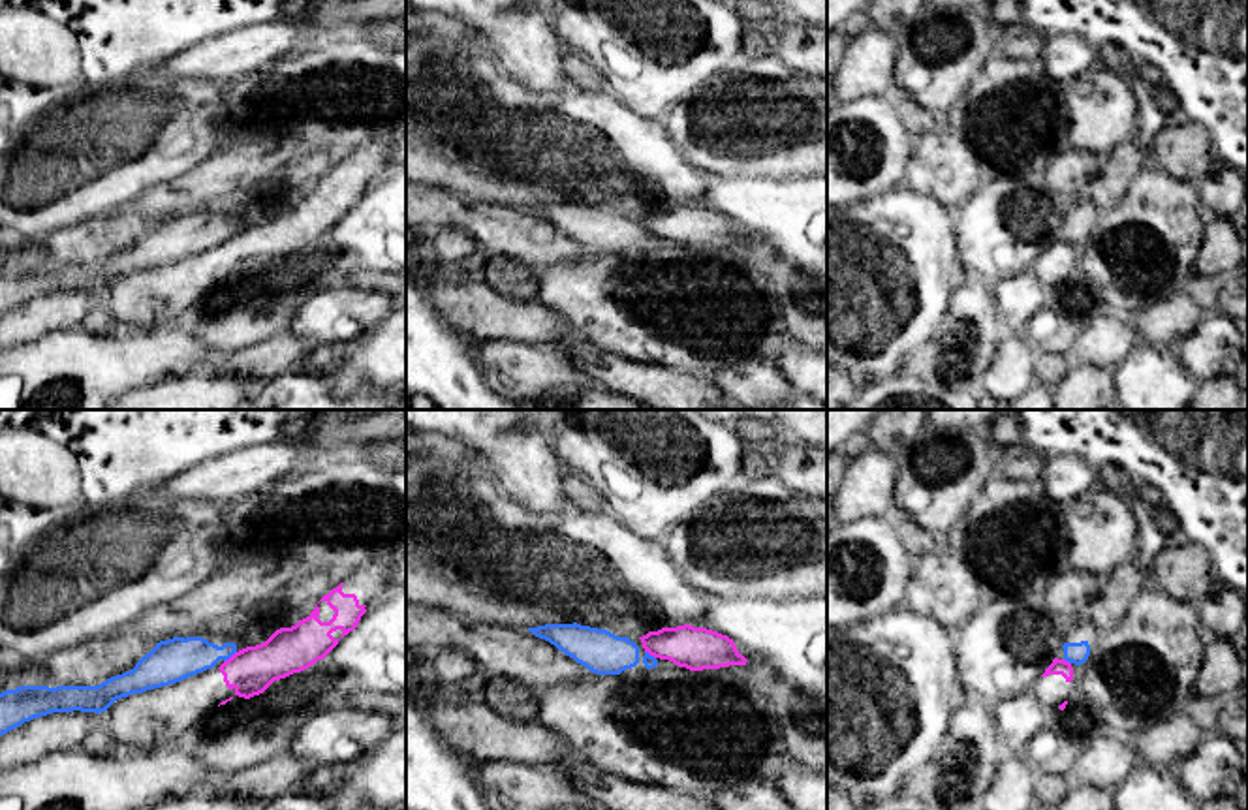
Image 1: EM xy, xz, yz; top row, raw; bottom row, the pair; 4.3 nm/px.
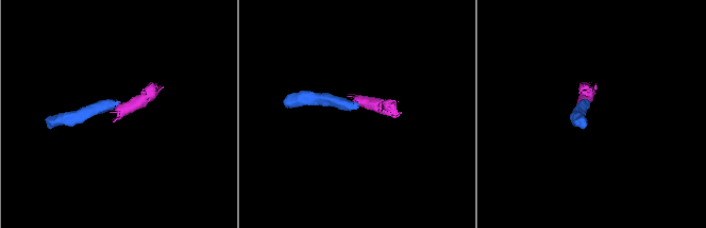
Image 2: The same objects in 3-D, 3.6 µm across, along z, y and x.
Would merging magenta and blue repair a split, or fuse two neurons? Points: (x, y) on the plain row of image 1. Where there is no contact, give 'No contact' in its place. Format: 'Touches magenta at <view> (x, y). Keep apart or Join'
Touches magenta at xy (232, 235). Keep apart

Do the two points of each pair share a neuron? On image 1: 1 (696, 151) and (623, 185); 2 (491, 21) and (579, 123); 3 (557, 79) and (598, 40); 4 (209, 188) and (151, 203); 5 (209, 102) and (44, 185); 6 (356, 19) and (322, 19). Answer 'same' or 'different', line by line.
1: different
2: different
3: different
4: same
5: same
6: same

